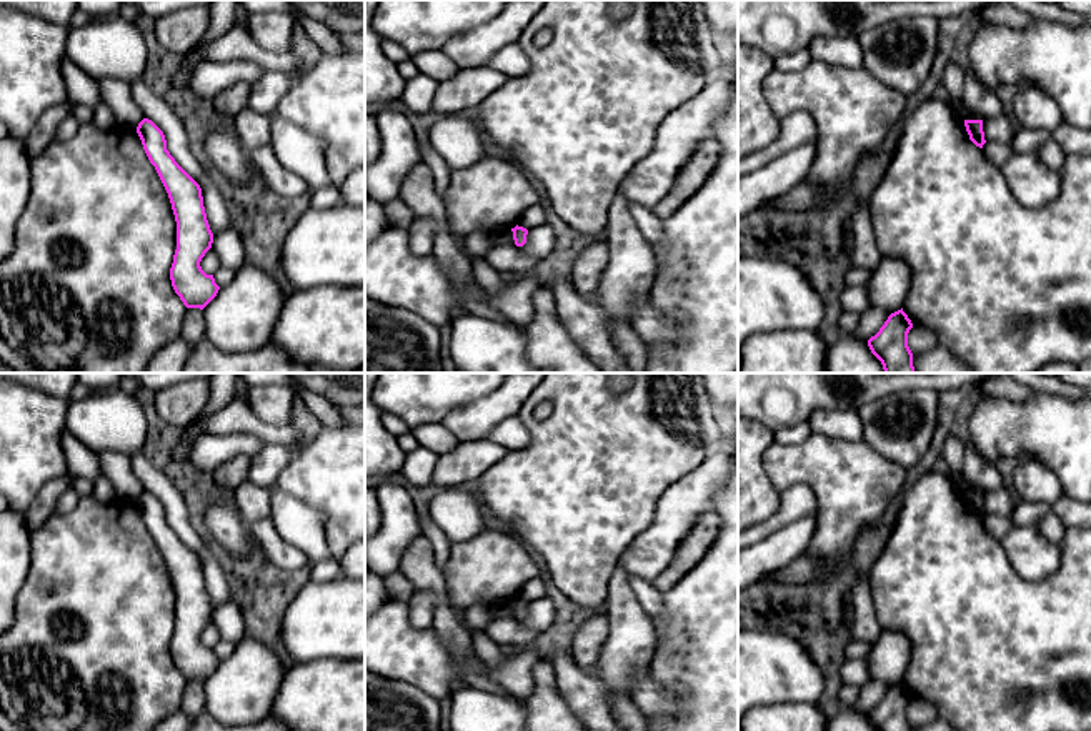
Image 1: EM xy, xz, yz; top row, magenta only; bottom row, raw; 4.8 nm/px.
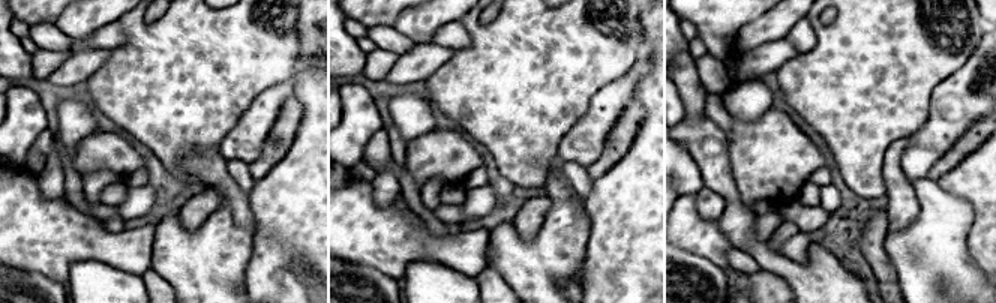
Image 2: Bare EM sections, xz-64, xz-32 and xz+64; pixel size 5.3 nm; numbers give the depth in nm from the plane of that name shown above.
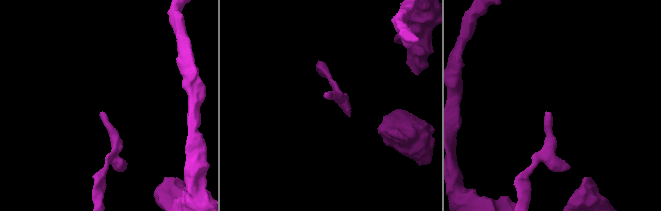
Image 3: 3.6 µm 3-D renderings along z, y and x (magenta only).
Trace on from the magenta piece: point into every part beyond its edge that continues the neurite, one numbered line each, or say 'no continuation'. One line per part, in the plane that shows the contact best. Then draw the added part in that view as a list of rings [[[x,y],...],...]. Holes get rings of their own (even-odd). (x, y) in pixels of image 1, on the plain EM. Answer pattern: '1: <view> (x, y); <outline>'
no continuation

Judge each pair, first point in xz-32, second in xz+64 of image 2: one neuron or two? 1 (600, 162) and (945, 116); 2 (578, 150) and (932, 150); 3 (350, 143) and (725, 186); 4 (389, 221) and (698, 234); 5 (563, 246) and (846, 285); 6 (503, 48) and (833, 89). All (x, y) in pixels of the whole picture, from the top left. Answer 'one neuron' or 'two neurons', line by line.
1: two neurons
2: one neuron
3: two neurons
4: one neuron
5: two neurons
6: one neuron

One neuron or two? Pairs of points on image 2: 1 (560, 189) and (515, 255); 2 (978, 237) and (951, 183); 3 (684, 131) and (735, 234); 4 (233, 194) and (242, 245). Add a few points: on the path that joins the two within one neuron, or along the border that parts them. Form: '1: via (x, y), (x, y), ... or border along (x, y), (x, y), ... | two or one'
1: via (560, 209), (560, 224), (534, 249) | one
2: via (980, 222), (980, 204), (966, 191) | one
3: via (710, 156), (719, 179), (731, 195), (734, 209) | one
4: border along (224, 191), (231, 216), (252, 236) | two

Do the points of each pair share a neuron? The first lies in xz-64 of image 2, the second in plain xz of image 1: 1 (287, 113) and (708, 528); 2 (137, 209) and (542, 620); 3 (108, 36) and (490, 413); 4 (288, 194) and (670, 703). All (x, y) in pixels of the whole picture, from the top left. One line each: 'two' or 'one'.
1: one
2: one
3: two
4: two

